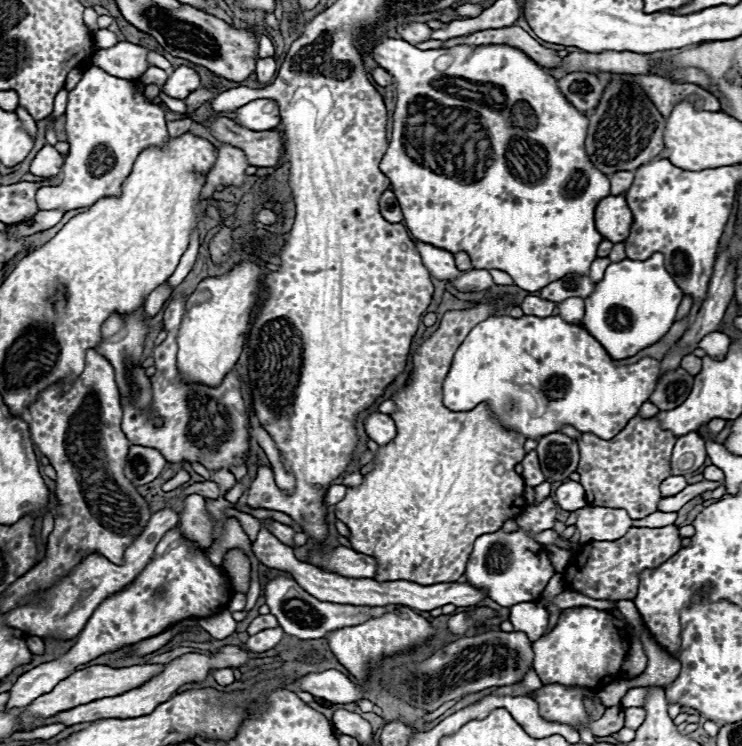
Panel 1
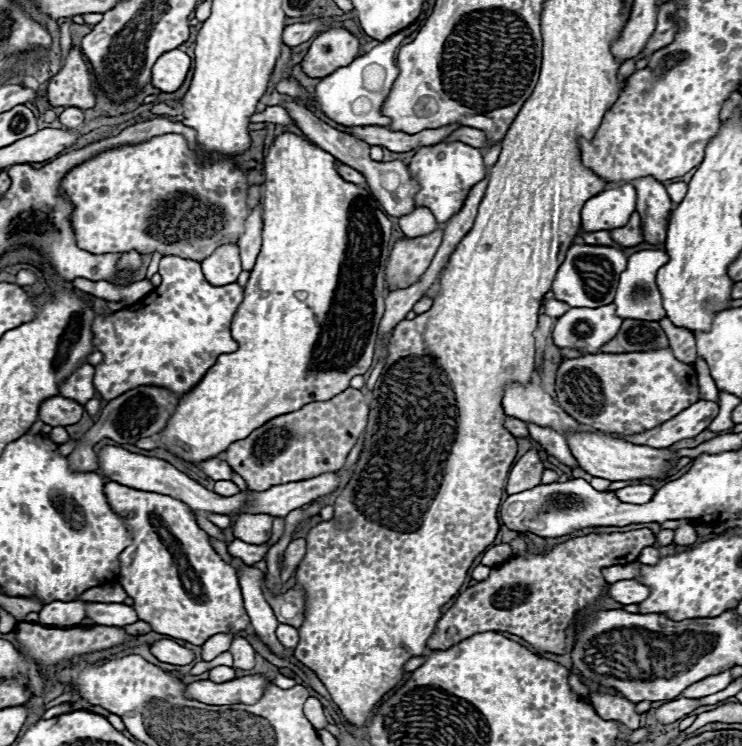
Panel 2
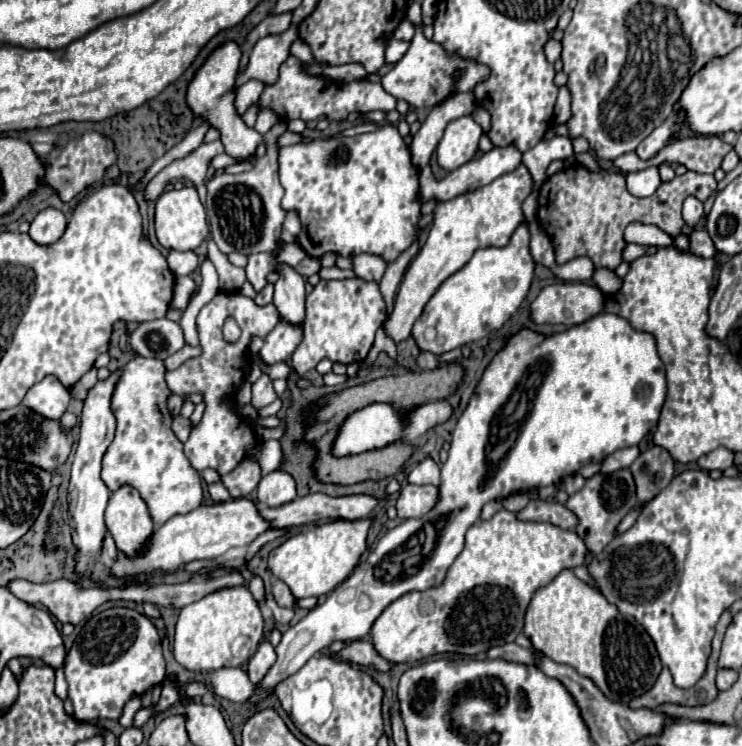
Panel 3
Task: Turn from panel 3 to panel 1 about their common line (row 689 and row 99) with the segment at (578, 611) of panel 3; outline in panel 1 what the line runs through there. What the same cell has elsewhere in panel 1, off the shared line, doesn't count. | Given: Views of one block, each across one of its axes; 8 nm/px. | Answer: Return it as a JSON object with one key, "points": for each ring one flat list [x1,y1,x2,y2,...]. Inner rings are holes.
{"points":[[612,80,606,84,598,106,586,114,590,120,586,134,586,154,596,170,610,176,620,170,636,170,644,162,656,158,662,148,662,132,664,132,664,116,646,96,646,92,636,82]]}

